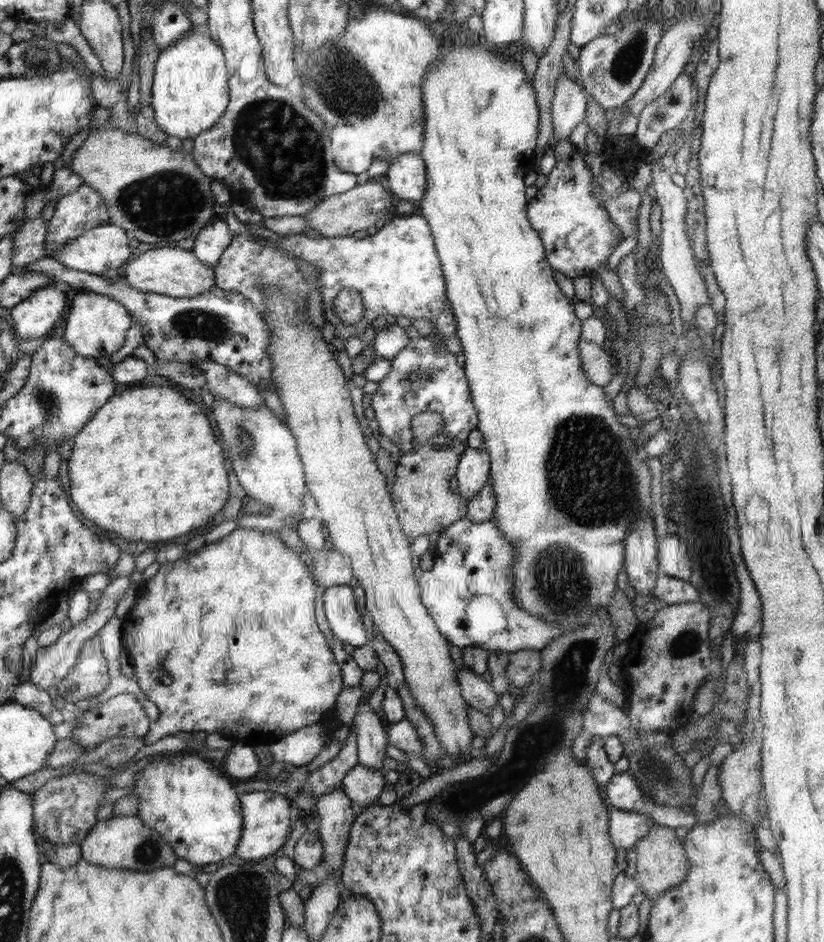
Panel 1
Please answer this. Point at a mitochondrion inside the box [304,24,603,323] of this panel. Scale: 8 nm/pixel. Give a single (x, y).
(352, 93)

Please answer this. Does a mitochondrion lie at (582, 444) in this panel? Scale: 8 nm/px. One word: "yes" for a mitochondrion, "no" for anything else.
yes

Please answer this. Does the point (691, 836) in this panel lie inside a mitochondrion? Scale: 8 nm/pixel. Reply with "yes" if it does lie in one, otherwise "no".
no

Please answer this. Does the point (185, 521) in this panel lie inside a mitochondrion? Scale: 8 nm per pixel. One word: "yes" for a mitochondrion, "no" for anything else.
no

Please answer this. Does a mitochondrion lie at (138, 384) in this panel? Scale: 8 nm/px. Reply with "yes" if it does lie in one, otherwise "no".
no

